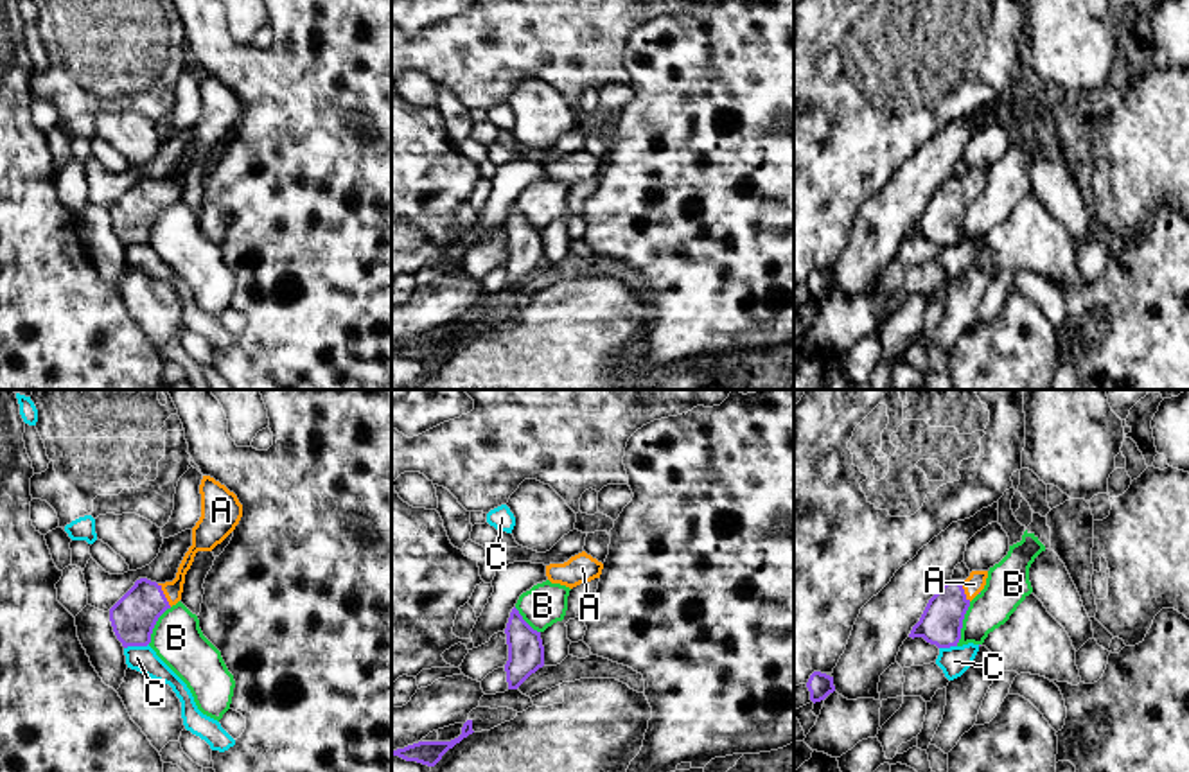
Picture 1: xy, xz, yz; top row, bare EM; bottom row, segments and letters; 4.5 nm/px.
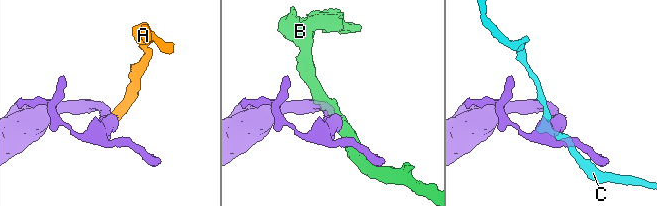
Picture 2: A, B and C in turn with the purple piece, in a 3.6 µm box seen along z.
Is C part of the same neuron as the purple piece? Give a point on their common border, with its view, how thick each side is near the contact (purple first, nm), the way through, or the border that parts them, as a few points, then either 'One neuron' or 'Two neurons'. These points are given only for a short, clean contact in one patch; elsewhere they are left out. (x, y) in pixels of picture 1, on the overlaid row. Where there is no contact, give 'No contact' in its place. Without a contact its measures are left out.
Touches purple at xy (135, 645). Thickness 200 nm (purple) against 120 nm. Two neurons

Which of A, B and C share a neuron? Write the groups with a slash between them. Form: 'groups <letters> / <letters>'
groups A / B / C

